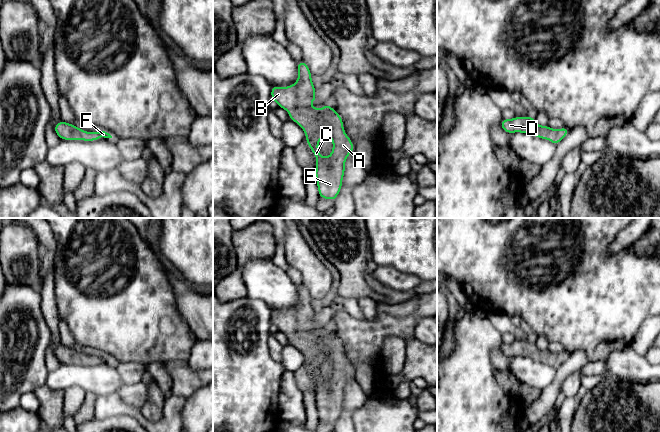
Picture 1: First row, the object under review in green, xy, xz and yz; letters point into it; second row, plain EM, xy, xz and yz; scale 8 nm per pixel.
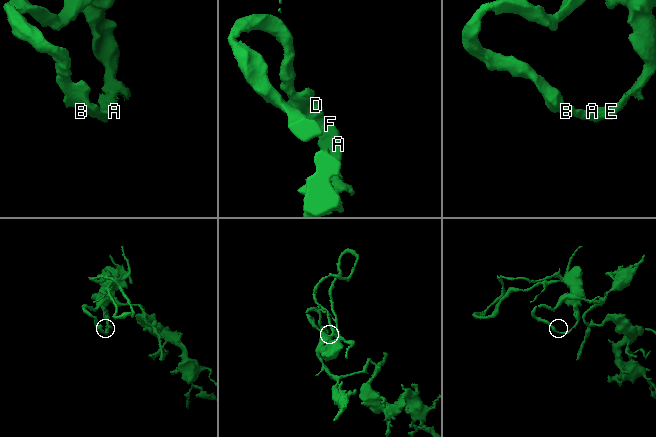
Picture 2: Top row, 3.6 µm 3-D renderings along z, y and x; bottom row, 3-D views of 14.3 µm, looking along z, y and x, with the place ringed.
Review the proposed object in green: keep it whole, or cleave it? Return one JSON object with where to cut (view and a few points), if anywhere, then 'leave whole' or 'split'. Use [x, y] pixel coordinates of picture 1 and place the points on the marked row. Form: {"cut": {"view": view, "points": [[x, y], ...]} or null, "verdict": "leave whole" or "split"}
{"cut": null, "verdict": "leave whole"}

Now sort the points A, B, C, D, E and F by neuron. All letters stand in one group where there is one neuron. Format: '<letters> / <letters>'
A B C D E F

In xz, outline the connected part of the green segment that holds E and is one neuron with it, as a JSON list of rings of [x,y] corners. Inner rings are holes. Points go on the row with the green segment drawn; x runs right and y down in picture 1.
[[[298,62],[298,79],[288,87],[272,86],[271,99],[289,112],[290,120],[305,132],[306,141],[316,157],[315,177],[319,197],[335,201],[345,172],[345,161],[354,150],[351,139],[346,135],[341,116],[328,104],[321,110],[309,104],[316,100],[315,87],[308,65]],[[322,137],[330,137],[333,149],[329,157],[322,157],[318,143]]]

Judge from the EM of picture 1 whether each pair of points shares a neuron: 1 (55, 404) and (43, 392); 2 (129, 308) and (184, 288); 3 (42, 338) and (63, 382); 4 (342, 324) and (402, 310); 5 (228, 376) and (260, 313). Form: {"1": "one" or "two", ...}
{"1": "one", "2": "two", "3": "two", "4": "one", "5": "one"}

